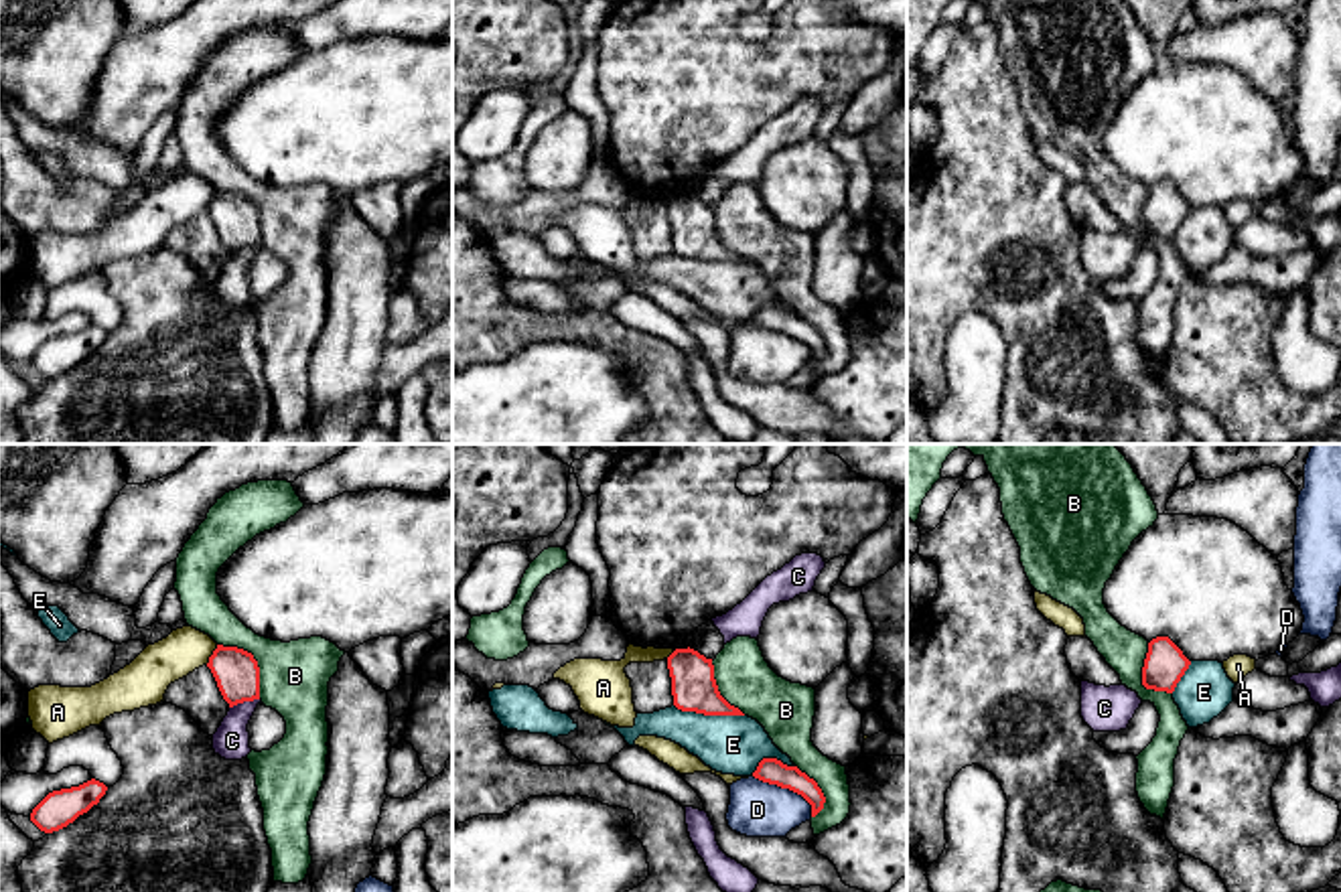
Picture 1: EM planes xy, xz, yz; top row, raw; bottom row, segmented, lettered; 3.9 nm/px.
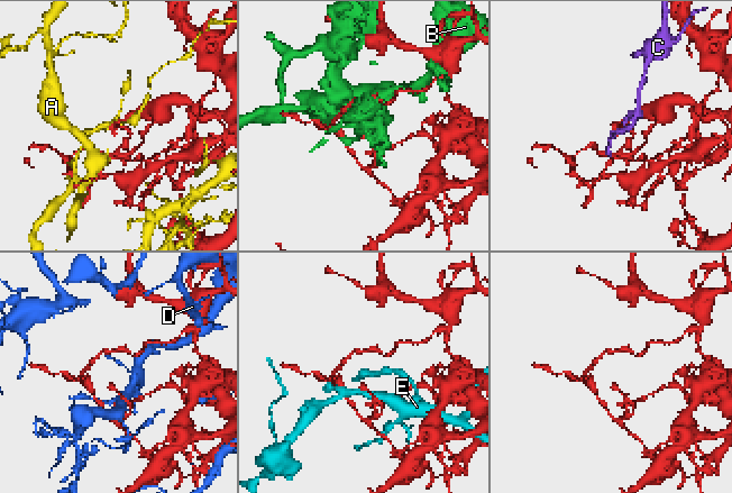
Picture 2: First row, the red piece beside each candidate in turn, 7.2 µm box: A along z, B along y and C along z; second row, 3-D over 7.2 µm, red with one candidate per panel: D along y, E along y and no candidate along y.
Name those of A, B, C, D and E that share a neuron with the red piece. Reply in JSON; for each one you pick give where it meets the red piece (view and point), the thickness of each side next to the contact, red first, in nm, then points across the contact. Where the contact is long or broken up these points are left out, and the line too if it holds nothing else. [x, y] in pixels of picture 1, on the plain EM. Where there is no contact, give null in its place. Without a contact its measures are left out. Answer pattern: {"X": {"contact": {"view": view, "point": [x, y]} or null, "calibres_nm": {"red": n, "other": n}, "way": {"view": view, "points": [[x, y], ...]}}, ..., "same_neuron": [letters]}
{"same_neuron": []}

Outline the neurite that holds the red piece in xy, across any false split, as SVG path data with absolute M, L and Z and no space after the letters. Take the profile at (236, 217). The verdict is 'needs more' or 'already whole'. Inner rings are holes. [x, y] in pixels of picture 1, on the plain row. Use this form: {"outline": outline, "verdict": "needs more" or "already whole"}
{"outline": "M217 191L207 213L229 253L260 245L260 213L252 199Z", "verdict": "already whole"}

